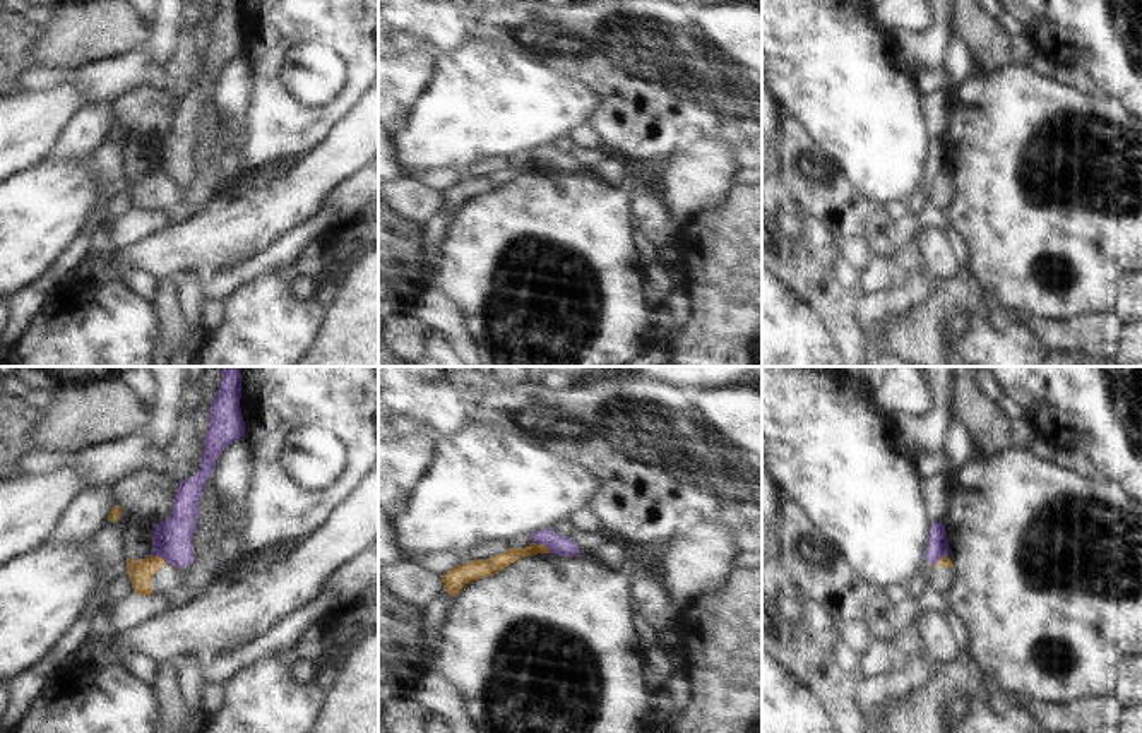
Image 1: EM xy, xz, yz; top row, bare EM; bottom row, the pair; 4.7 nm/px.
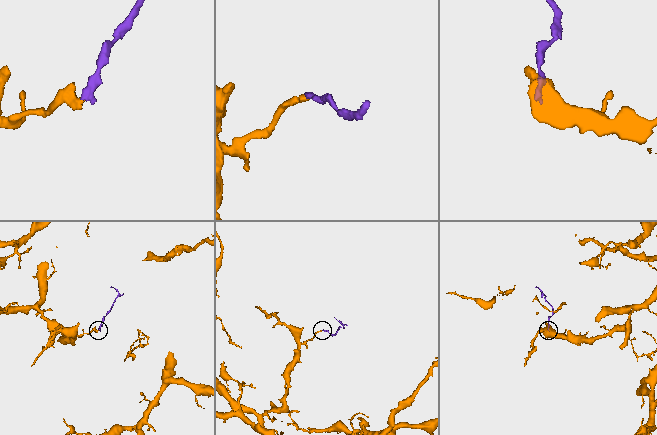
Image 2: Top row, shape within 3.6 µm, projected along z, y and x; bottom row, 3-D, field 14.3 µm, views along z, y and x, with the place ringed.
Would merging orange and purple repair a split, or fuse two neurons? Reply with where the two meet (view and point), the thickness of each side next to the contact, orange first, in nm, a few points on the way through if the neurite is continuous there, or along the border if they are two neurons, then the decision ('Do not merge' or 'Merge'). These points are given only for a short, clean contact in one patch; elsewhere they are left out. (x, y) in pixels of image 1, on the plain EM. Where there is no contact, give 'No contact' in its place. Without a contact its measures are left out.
Touches orange at xy (158, 173). Thickness 120 nm (orange) against 190 nm. Boundary: xy (149, 172), (160, 172), (166, 178). Do not merge

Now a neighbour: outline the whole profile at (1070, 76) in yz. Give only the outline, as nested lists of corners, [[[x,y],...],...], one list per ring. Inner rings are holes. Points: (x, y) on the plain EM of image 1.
[[[1056,67],[1055,79],[1068,87],[1079,89],[1084,94],[1099,92],[1092,79],[1077,67]]]

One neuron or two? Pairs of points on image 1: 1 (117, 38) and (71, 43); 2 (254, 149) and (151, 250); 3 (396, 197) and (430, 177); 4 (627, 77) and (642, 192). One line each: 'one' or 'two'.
1: one
2: two
3: two
4: two

